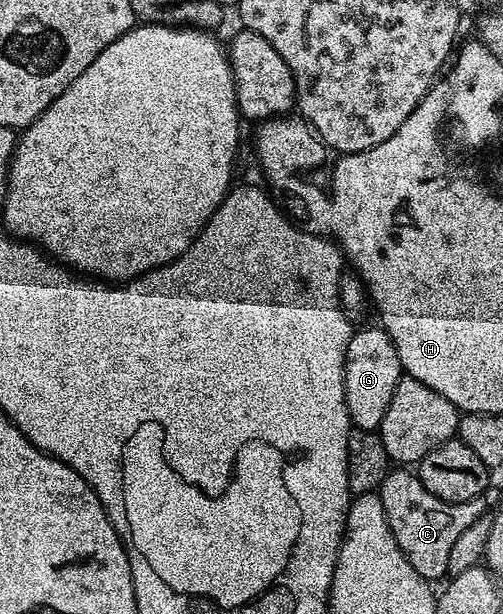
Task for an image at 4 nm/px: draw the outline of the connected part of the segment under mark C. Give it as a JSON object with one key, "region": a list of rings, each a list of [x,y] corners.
{"region":[[[391,468],[377,495],[384,503],[384,515],[388,515],[388,527],[392,527],[392,535],[396,535],[396,543],[400,543],[408,563],[416,567],[416,571],[423,579],[438,583],[447,576],[448,555],[451,554],[456,539],[487,512],[485,500],[477,497],[464,503],[445,501],[432,495],[432,491],[424,487],[417,472],[410,470],[409,473],[406,469],[409,468]]]}

